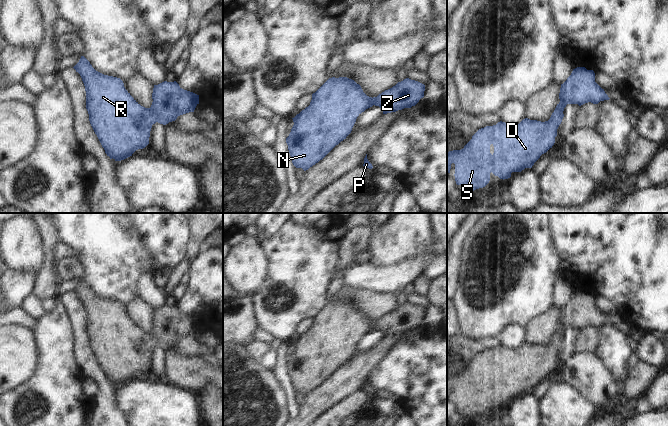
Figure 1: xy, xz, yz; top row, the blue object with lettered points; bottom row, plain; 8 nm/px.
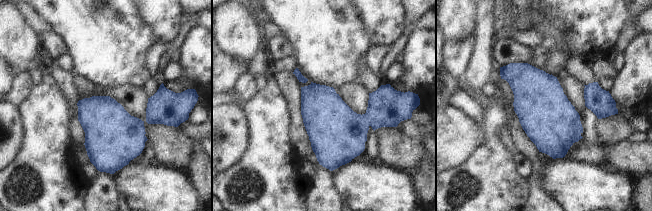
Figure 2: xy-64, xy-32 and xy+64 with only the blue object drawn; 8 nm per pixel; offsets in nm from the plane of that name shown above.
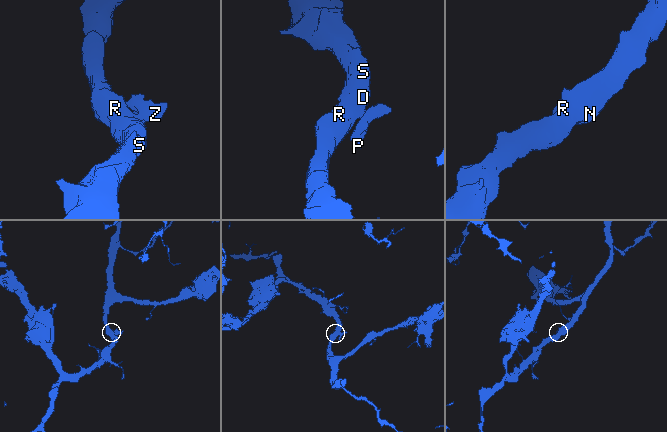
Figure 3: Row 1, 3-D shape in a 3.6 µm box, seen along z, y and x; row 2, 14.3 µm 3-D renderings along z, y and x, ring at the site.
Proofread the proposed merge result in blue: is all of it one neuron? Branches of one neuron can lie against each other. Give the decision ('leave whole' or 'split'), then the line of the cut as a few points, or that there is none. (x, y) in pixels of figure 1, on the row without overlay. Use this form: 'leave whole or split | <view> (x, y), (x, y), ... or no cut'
leave whole | no cut

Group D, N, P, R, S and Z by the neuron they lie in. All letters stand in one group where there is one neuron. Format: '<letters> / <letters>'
D N P R S Z

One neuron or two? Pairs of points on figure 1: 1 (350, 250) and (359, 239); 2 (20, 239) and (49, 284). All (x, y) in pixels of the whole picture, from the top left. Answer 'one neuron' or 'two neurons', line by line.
1: one neuron
2: two neurons

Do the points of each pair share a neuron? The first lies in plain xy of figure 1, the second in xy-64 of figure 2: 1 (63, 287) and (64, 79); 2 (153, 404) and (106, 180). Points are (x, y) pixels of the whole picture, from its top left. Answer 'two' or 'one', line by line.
1: two
2: two

